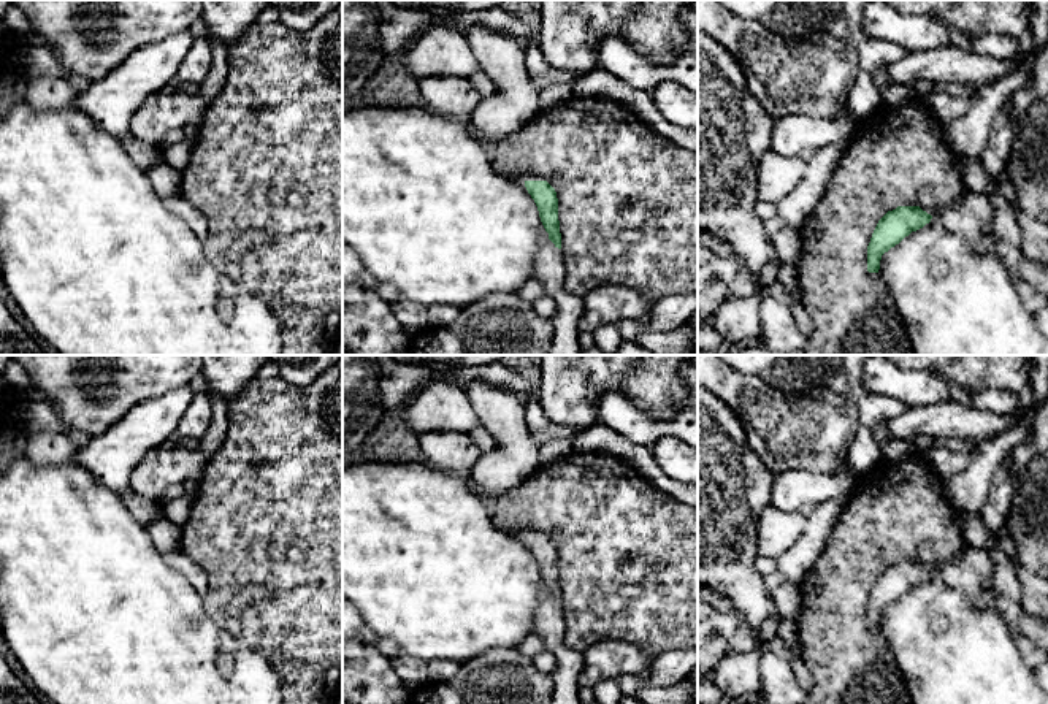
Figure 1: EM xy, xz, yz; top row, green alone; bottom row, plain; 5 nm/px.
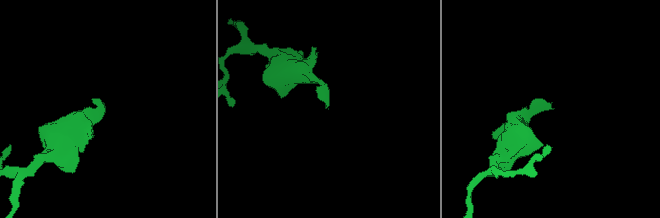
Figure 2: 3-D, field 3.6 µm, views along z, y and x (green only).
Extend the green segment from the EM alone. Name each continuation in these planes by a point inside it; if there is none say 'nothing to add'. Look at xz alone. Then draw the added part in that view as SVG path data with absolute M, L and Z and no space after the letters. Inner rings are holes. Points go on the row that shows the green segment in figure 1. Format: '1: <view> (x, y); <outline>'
1: xz (549, 268); M550 239L536 254L533 263L533 277L542 284L545 295L553 298L557 303L557 312L550 319L555 328L555 338L549 350L549 355L579 355L582 347L580 347L580 331L577 325L585 312L583 300L574 297L564 289L563 252Z

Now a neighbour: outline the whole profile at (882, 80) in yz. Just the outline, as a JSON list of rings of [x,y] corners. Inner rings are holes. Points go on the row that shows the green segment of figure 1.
[[[882,63],[880,68],[872,76],[875,87],[883,94],[888,87],[893,87],[894,82],[889,76],[889,63]]]

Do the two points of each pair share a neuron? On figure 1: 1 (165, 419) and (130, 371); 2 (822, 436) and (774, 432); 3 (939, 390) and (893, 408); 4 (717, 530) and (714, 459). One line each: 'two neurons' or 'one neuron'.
1: two neurons
2: one neuron
3: two neurons
4: one neuron

